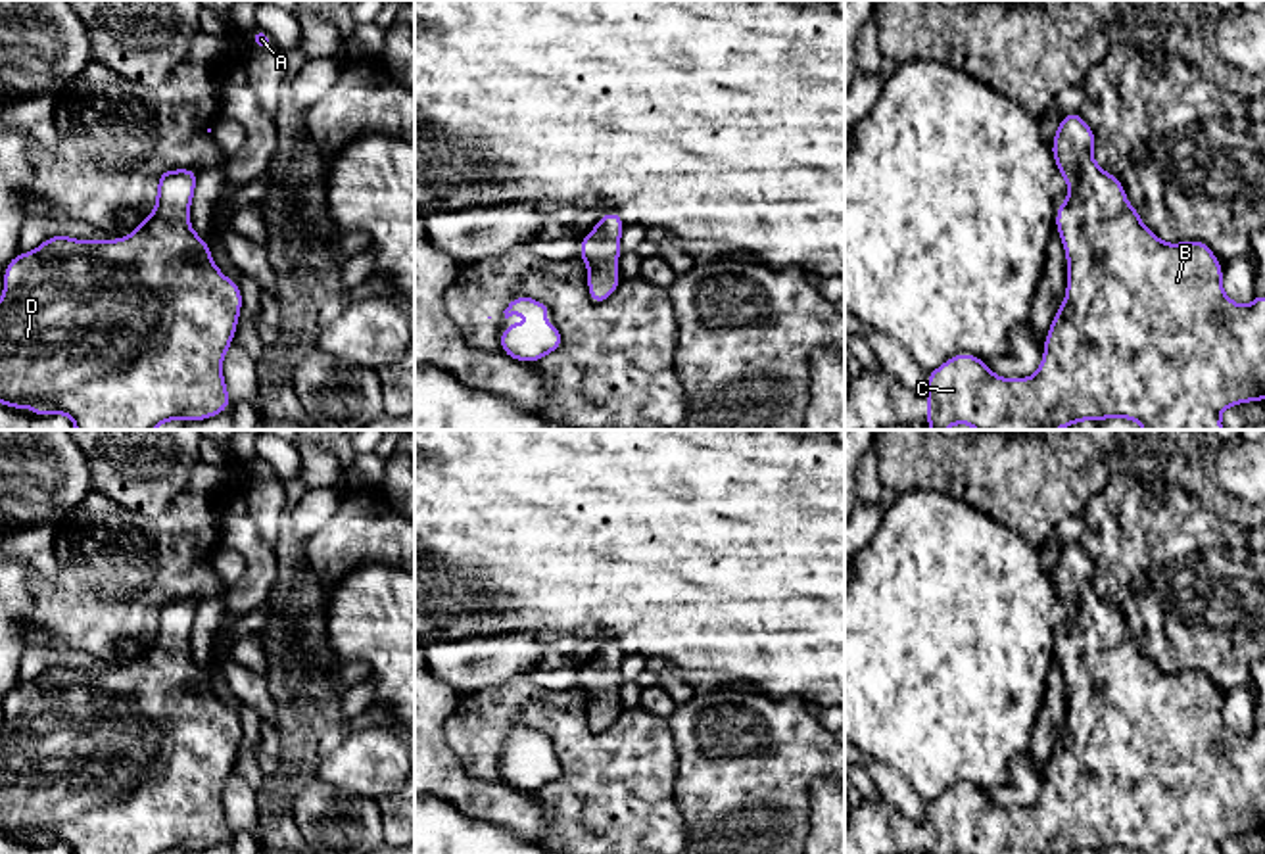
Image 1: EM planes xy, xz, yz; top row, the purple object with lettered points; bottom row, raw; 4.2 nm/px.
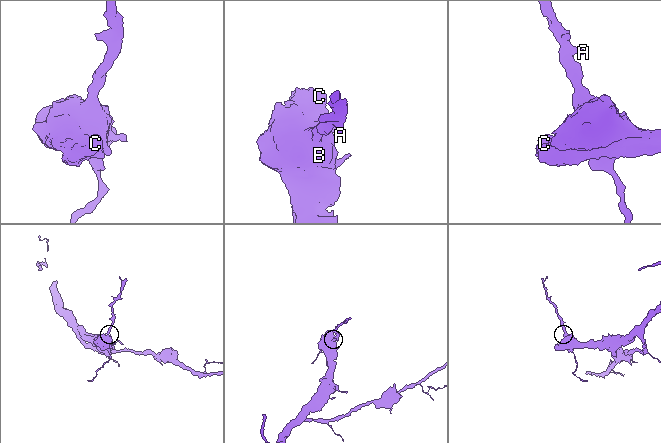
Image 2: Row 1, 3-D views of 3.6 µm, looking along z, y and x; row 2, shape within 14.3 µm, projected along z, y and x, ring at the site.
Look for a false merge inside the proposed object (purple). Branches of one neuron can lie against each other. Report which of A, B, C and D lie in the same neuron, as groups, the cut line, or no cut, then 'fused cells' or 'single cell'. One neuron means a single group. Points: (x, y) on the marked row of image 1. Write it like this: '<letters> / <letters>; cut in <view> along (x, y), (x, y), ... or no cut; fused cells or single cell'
A B C D; no cut; single cell

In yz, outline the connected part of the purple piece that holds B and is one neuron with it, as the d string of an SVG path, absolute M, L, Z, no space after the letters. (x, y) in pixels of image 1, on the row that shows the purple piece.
M1079 111L1062 117L1052 142L1052 157L1060 175L1069 186L1069 196L1056 211L1056 230L1062 236L1063 251L1067 257L1067 288L1065 299L1058 307L1050 330L1044 338L1044 355L1037 372L1029 378L1000 378L989 363L969 353L958 353L944 361L939 368L927 372L927 399L923 407L931 430L946 430L954 424L969 424L975 430L1058 430L1069 428L1081 420L1102 422L1111 416L1136 420L1142 430L1223 430L1221 413L1227 407L1263 401L1265 399L1265 296L1255 294L1250 305L1234 303L1223 290L1223 265L1217 261L1211 248L1202 240L1188 240L1181 244L1167 244L1159 240L1152 228L1140 221L1140 211L1127 202L1127 192L1119 180L1106 173L1092 157L1096 142L1094 130L1083 121Z

